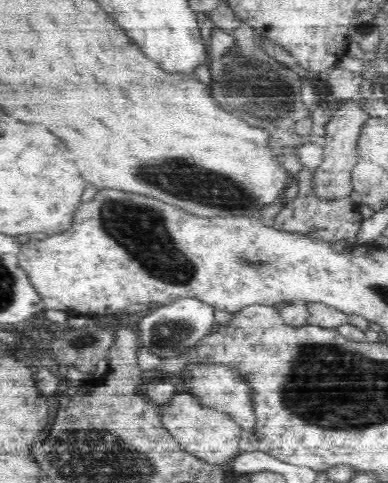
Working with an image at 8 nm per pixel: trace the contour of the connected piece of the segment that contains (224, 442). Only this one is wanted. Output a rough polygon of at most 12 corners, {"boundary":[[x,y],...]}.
{"boundary":[[189,392],[170,398],[161,423],[180,447],[230,464],[242,430]]}

